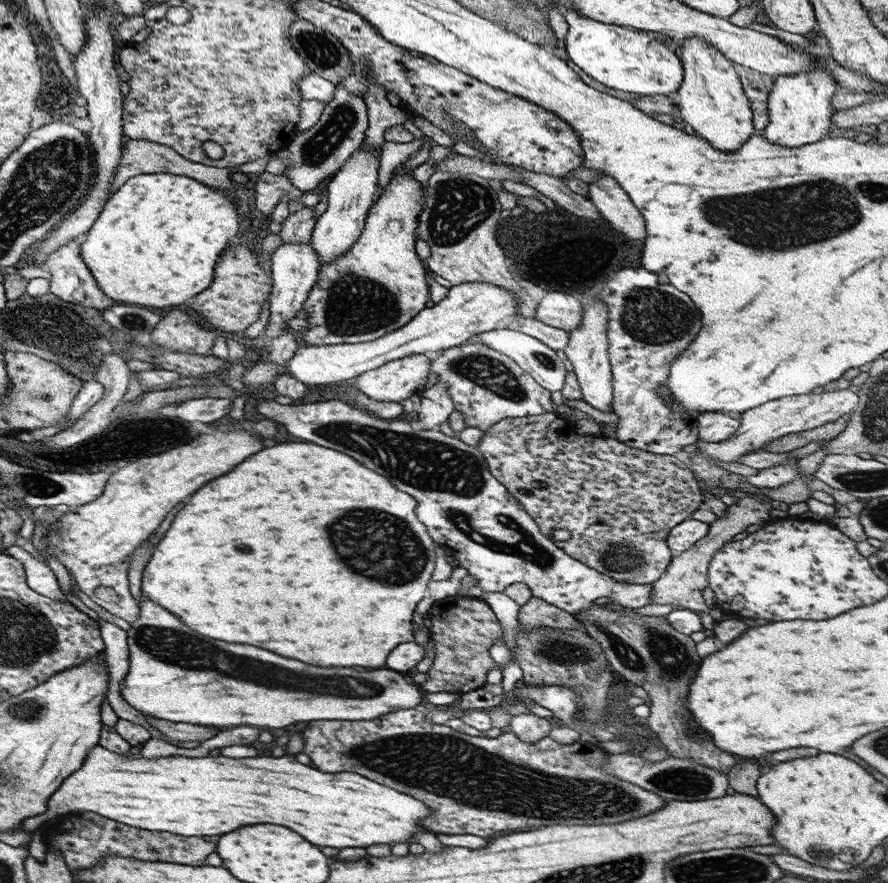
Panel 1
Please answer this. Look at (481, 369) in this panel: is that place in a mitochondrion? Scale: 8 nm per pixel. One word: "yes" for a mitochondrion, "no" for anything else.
yes

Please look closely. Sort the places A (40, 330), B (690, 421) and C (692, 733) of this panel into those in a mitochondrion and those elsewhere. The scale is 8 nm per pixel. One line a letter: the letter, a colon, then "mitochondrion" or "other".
A: mitochondrion
B: other
C: mitochondrion

